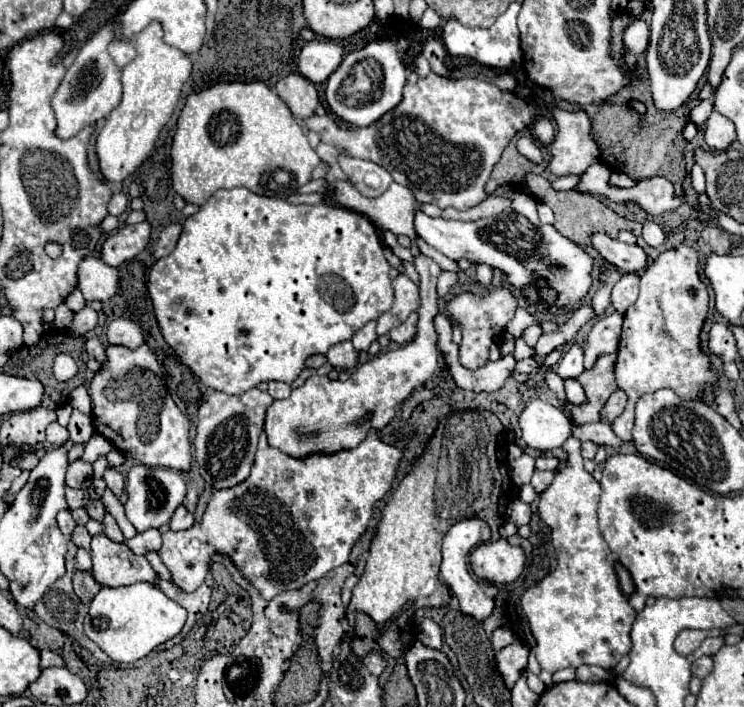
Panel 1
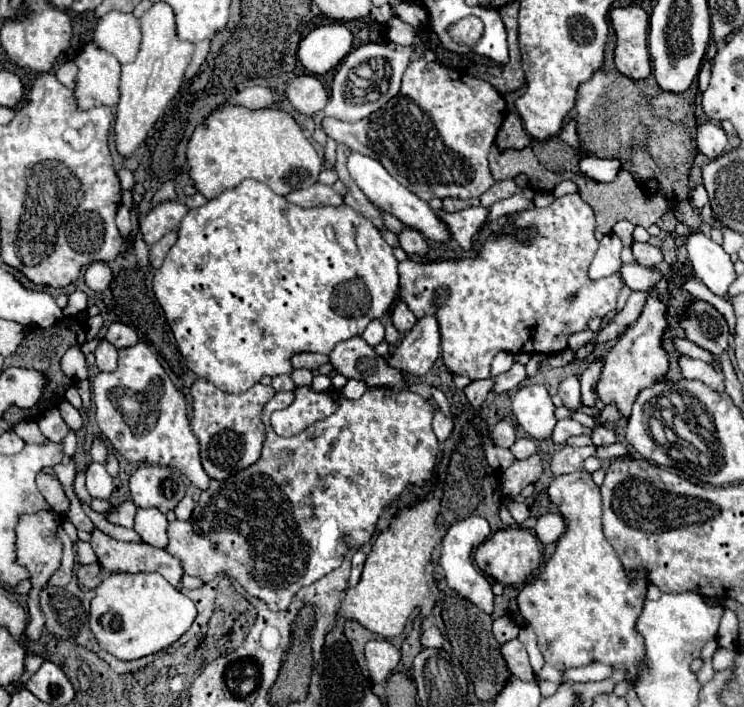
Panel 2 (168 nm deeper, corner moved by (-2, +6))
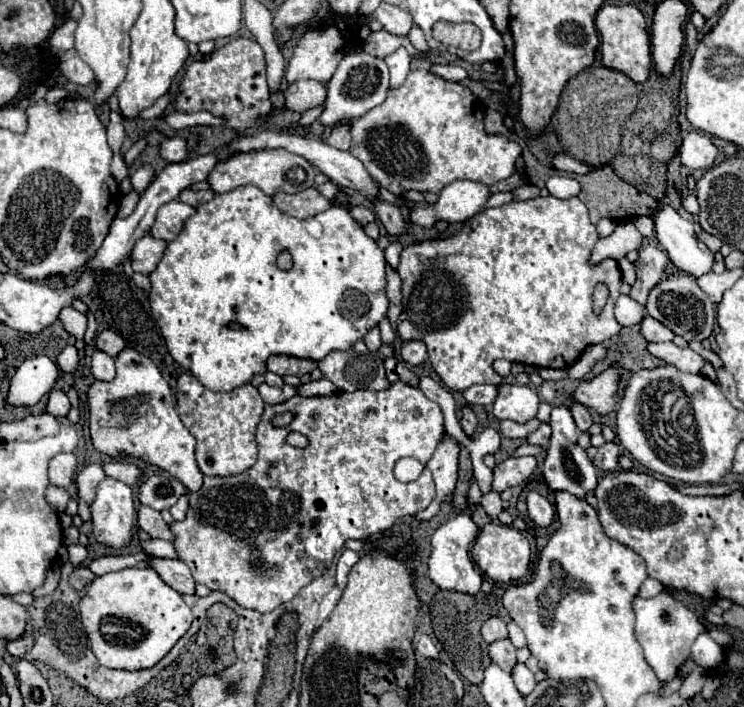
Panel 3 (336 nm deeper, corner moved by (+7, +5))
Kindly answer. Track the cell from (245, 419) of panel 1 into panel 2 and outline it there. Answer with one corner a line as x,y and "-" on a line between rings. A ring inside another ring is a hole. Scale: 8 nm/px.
199,379
191,387
191,395
193,395
191,429
201,445
201,465
205,473
211,479
225,481
227,477
253,465
259,459
265,441
261,409
275,395
275,389
257,383
245,393
231,395
217,389
213,383

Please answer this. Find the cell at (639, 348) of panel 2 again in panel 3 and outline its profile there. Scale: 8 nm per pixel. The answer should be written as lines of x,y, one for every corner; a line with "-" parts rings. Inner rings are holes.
608,368
600,376
580,382
580,386
572,392
572,400
596,410
598,414
610,414
618,406
618,378
618,370

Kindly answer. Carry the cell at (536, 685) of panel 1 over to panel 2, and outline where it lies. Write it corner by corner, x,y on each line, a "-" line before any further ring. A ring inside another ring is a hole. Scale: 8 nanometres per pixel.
513,639
513,641
509,641
507,645
503,645
503,647
501,647
501,653
503,653
505,661
507,661
509,671
511,671
515,677
519,677
521,681
527,681
527,683
531,683
531,681
535,679
535,673
533,673
531,665
529,665
527,651
525,651
525,647
519,643
519,639

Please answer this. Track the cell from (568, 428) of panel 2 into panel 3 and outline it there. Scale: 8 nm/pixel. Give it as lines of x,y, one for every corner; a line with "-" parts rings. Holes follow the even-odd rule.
540,424
540,428
536,432
526,436
526,442
528,444
538,444
538,446
546,448
548,442
550,442
550,424

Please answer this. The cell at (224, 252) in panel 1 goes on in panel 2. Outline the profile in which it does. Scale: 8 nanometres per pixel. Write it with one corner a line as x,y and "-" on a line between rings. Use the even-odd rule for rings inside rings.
245,179
233,189
227,189
207,201
203,207
189,209
189,213
183,217
179,225
179,239
177,243
169,249
163,265
155,271
153,277
153,293
159,301
159,305
165,311
167,323
175,335
177,347
191,371
195,371
199,377
211,381
225,393
243,393
251,389
263,375
275,377
275,375
289,375
291,373
291,357
303,351
311,353
325,353
329,355
331,349
345,339
351,339
355,335
361,335
363,329
367,327
369,321
379,319
387,313
391,307
395,293
397,293
397,261
393,257
393,249
385,243
377,227
365,219
361,213
347,205
339,207
309,207
303,209
299,205
291,205
285,197
275,195
267,185
255,181
255,179

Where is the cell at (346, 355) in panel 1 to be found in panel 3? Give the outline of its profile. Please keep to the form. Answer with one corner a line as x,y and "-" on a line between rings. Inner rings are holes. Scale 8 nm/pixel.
360,340
350,350
330,352
318,362
324,378
334,382
338,390
384,390
390,386
384,372
384,362
378,354
370,352

